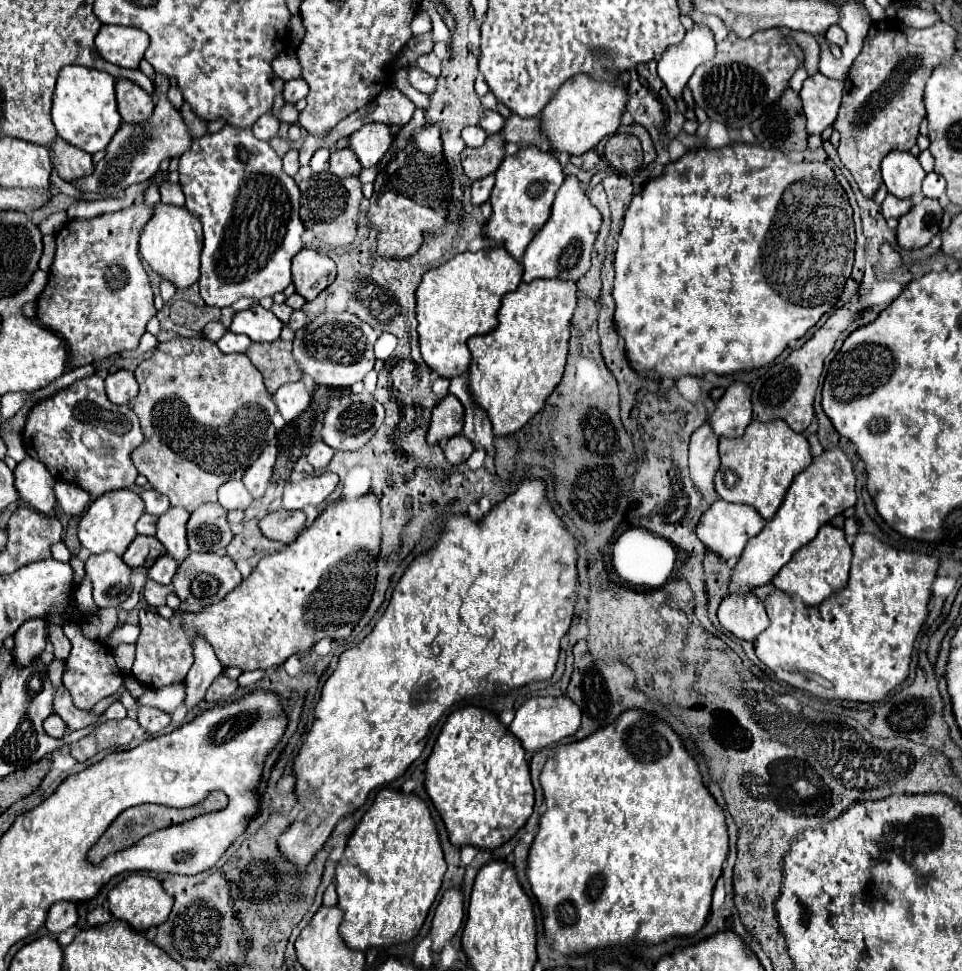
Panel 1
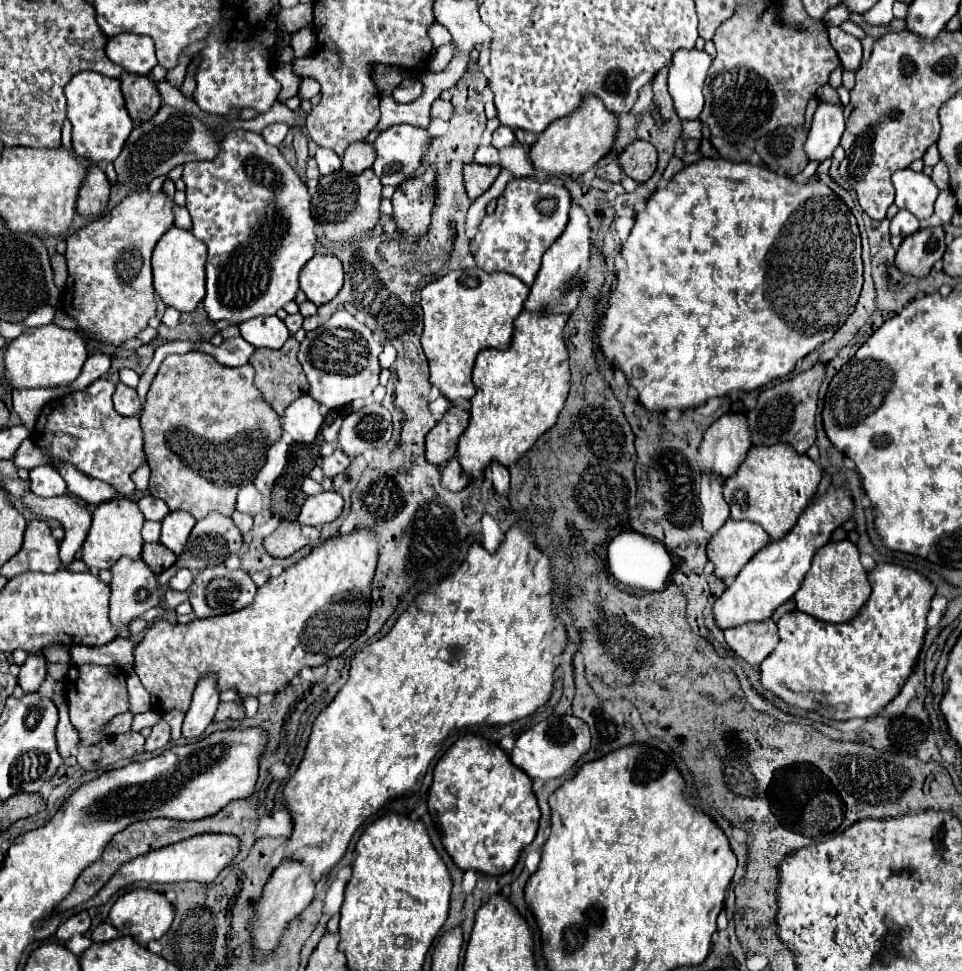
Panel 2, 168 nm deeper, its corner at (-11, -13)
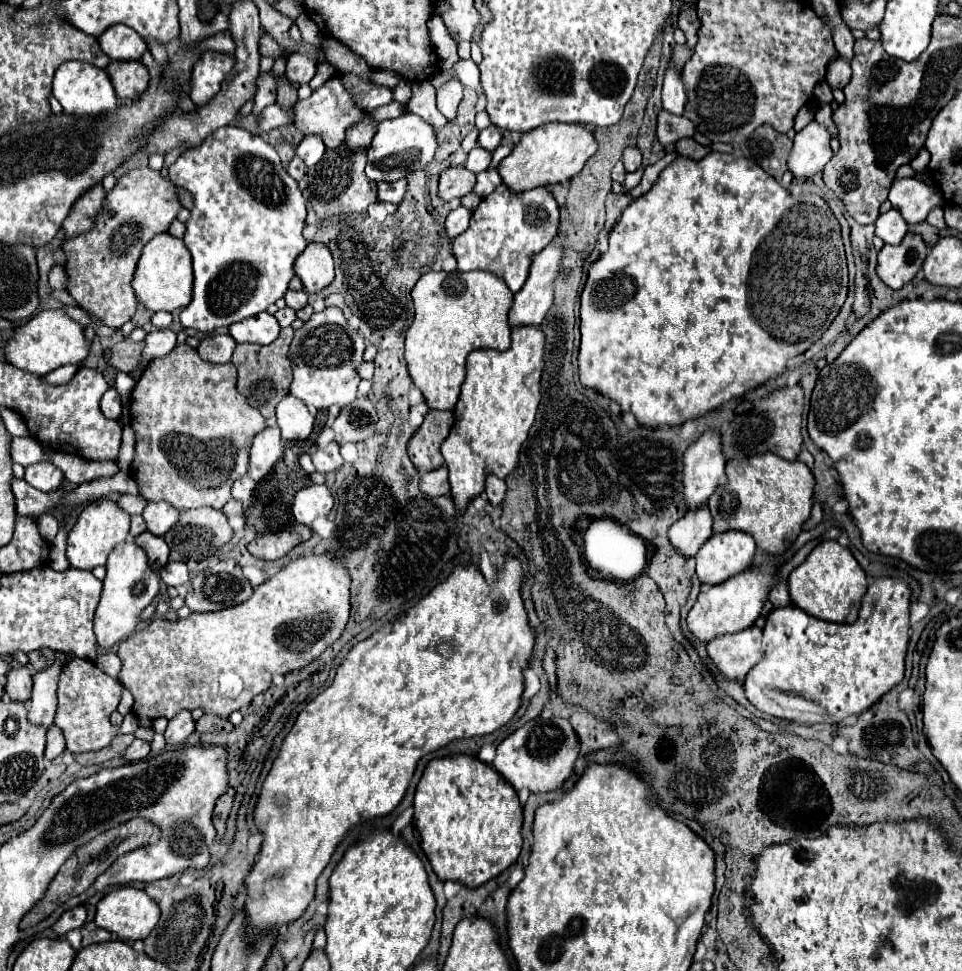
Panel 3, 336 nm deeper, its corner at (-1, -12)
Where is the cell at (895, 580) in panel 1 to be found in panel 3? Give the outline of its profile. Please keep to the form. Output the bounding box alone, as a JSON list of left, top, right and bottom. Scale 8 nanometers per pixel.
[743,578,911,724]

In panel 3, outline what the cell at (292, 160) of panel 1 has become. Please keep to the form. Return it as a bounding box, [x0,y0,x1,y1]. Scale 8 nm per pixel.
[277,76,297,108]

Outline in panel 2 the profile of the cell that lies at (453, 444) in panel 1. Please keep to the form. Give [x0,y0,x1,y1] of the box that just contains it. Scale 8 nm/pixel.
[441,459,471,491]

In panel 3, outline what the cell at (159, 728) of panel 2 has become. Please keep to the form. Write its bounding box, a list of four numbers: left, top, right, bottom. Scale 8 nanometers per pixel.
[125,740,151,762]

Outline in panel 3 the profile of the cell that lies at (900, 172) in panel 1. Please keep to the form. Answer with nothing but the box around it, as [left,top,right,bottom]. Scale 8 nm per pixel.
[889,178,943,224]

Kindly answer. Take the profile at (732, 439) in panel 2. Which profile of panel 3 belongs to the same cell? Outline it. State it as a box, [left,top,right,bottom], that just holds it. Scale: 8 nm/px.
[683,430,725,510]

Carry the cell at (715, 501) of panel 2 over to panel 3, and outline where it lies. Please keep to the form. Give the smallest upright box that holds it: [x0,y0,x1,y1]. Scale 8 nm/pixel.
[669,506,713,558]

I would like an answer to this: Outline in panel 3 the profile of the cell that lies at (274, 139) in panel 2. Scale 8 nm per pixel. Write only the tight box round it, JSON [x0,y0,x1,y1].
[259,104,295,132]

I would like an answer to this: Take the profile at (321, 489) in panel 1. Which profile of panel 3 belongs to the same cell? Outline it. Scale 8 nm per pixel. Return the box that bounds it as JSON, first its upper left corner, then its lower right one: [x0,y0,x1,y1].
[293,484,333,526]

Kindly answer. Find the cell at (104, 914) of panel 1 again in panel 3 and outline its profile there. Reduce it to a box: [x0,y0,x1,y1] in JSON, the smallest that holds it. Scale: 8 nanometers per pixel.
[81,926,113,946]

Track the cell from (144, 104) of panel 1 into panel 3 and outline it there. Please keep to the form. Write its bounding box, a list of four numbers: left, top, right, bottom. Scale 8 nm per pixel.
[107,60,149,104]

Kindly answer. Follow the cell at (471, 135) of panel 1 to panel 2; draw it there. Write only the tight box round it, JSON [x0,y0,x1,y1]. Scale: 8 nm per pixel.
[475,147,499,165]

